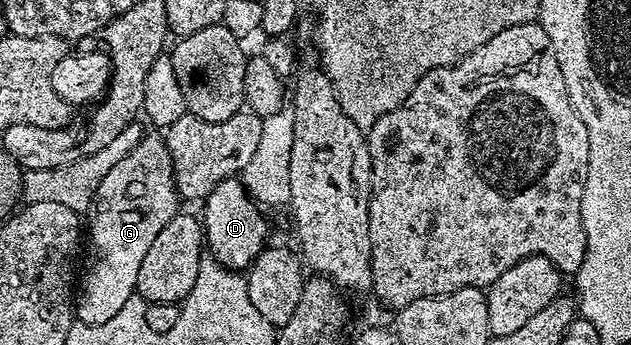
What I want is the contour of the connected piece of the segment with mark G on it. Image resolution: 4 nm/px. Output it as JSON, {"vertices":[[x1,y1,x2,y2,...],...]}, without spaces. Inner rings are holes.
{"vertices":[[151,133,144,134,142,141,138,146,134,147,128,155,123,157,121,161,117,161,117,165,113,165,113,169,109,169,109,173,105,175,101,181,101,185,95,191,95,201,93,204,93,212,95,216,91,219,91,247,95,250,95,260,91,263,91,268,87,271,87,276,82,276,81,279,81,294,77,299,77,319,85,322,86,325,105,325,120,313,125,306,125,301,129,297,136,294,135,286,137,285,137,276,141,274,141,264,145,261,145,256,149,254,149,249,153,246,153,240,157,238,157,233,161,233,161,229,165,229,165,225,169,225,169,221,174,215,180,214,181,196,179,187,175,184,175,162,171,156,171,150,167,147,166,138,162,134,151,135]]}

